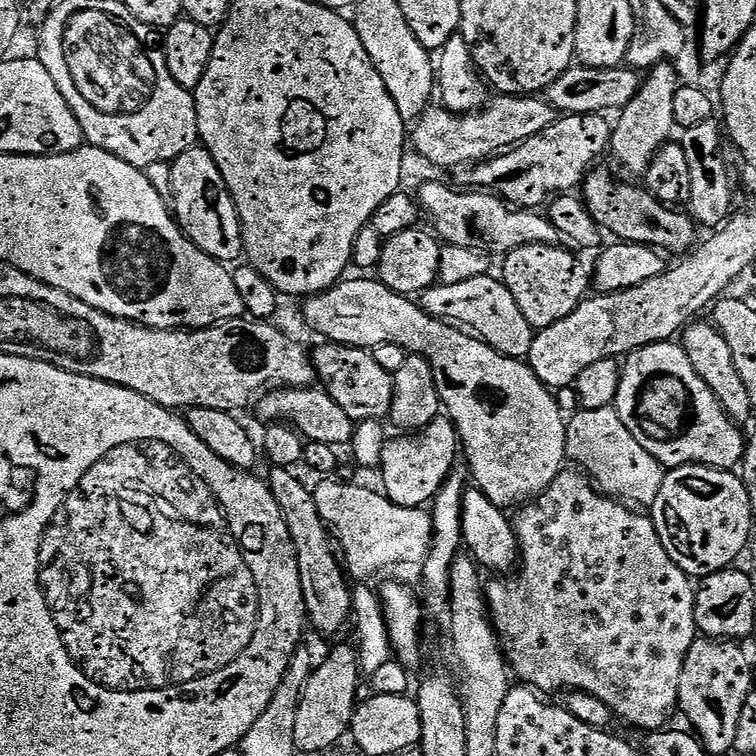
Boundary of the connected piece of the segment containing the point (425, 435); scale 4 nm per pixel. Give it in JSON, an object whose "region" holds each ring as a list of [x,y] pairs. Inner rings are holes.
{"region":[[[439,416],[421,434],[400,437],[404,438],[389,439],[384,445],[380,467],[382,488],[388,499],[400,507],[423,507],[435,499],[455,467],[459,433],[449,417]]]}

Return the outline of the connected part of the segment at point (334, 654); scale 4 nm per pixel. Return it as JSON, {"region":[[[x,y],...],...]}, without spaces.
{"region":[[[342,644],[336,647],[313,669],[300,695],[299,706],[296,708],[295,728],[292,735],[293,749],[297,753],[314,754],[332,747],[343,735],[349,733],[353,714],[358,703],[358,680],[362,673],[358,664],[357,649],[353,645]]]}

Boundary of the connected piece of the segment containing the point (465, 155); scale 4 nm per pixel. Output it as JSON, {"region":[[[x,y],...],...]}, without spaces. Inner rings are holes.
{"region":[[[500,94],[483,111],[467,114],[449,112],[443,106],[432,106],[415,125],[416,148],[430,163],[437,164],[440,168],[459,169],[461,166],[471,166],[487,160],[516,147],[523,140],[545,132],[557,116],[557,109],[547,99],[537,98],[532,94],[521,97]]]}

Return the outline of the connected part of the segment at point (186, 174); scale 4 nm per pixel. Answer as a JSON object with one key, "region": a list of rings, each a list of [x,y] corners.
{"region":[[[203,146],[187,148],[171,165],[172,184],[176,187],[176,204],[174,200],[174,212],[178,217],[178,223],[184,233],[199,246],[201,250],[212,260],[229,262],[245,255],[244,225],[240,222],[240,211],[236,208],[236,199],[228,188],[224,177],[224,169],[218,166],[218,162],[212,153]]]}

